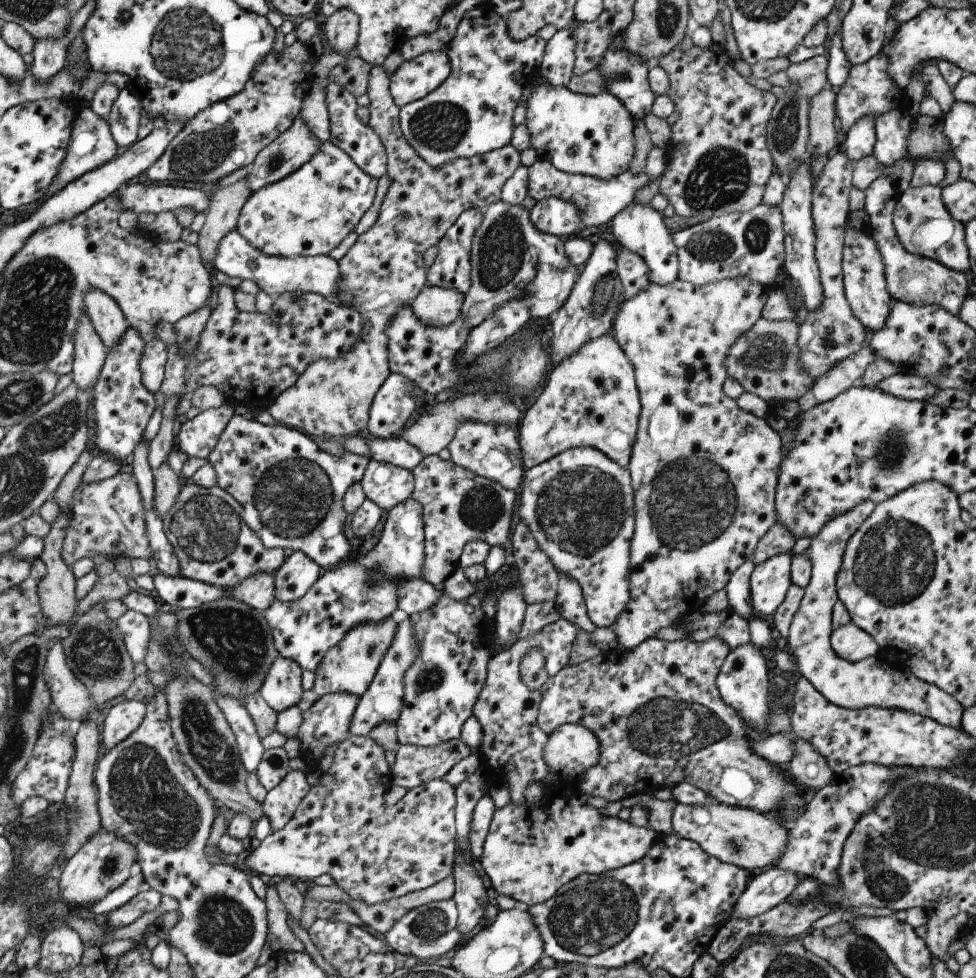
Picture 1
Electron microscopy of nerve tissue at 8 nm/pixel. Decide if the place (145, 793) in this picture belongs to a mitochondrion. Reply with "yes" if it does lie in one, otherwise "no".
yes

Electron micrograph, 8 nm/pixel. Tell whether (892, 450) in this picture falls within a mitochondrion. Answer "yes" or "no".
yes

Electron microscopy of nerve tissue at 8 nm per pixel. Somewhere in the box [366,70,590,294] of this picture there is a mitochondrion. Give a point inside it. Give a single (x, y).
(441, 127)

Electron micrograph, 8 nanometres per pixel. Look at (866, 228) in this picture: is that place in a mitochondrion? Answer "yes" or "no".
no

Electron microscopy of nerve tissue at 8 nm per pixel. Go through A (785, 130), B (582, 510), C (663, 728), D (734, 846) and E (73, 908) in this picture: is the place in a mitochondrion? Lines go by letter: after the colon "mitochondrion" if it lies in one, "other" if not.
A: mitochondrion
B: mitochondrion
C: mitochondrion
D: mitochondrion
E: other

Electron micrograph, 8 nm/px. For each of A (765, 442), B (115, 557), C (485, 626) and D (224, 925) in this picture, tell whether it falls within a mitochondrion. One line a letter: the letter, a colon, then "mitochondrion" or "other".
A: other
B: other
C: other
D: mitochondrion

